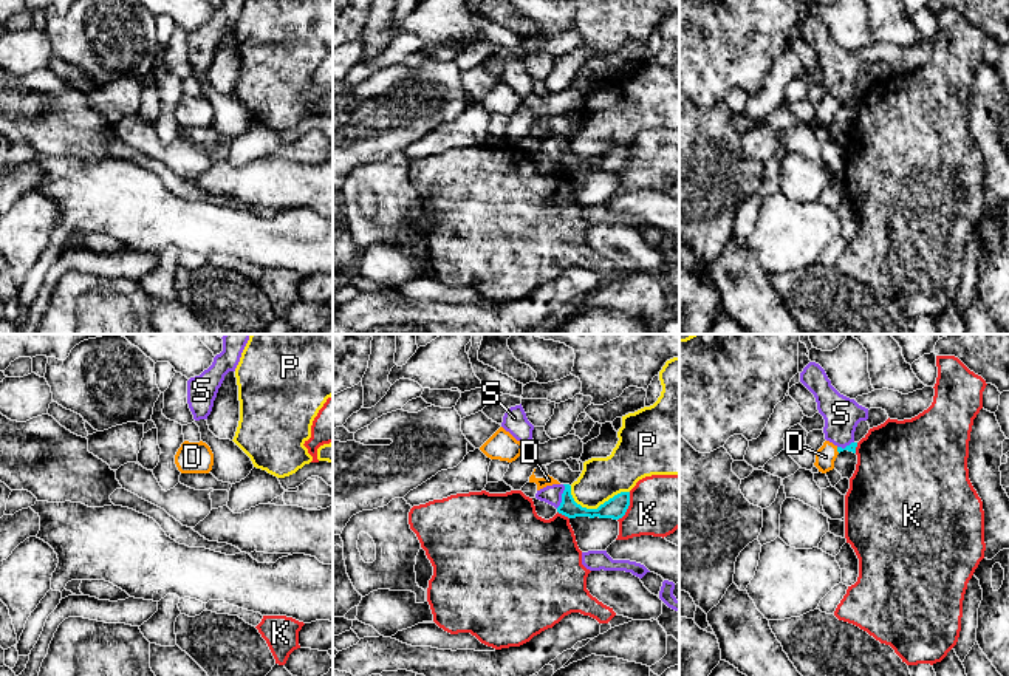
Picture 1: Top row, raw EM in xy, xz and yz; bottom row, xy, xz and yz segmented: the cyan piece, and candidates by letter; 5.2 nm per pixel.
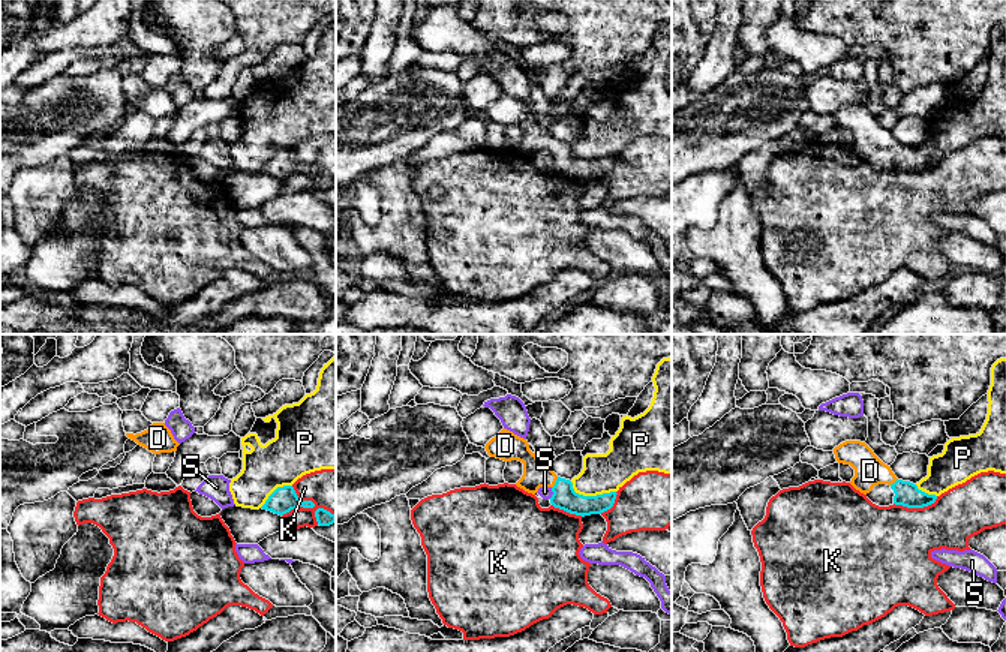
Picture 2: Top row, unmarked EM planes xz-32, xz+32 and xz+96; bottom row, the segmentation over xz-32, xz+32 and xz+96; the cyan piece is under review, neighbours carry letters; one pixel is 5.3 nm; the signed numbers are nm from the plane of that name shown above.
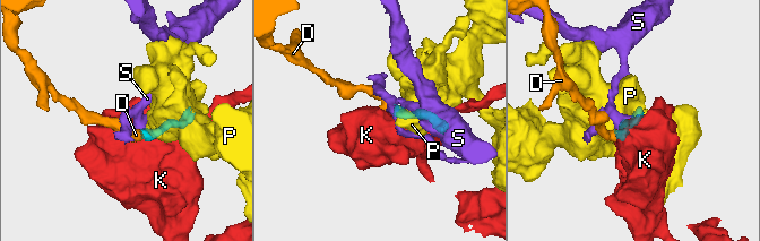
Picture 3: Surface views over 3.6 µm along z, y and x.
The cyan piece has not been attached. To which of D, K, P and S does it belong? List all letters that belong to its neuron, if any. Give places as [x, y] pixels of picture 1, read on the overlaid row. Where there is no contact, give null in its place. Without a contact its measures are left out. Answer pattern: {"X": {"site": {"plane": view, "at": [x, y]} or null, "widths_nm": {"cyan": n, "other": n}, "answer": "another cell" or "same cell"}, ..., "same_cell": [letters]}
{"D": {"site": {"plane": "yz", "at": [837, 450]}, "widths_nm": {"cyan": 50, "other": 110}, "answer": "same cell"}, "K": {"site": {"plane": "xz", "at": [629, 505]}, "widths_nm": {"cyan": 110, "other": 300}, "answer": "another cell"}, "P": {"site": {"plane": "xz", "at": [595, 509]}, "widths_nm": {"cyan": 110, "other": 220}, "answer": "another cell"}, "S": {"site": {"plane": "xz", "at": [562, 497]}, "widths_nm": {"cyan": 90, "other": 100}, "answer": "another cell"}, "same_cell": ["D"]}

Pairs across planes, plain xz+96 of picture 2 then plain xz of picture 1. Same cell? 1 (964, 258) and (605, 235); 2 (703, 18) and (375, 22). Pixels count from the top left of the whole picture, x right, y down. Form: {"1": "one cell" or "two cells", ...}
{"1": "one cell", "2": "two cells"}

